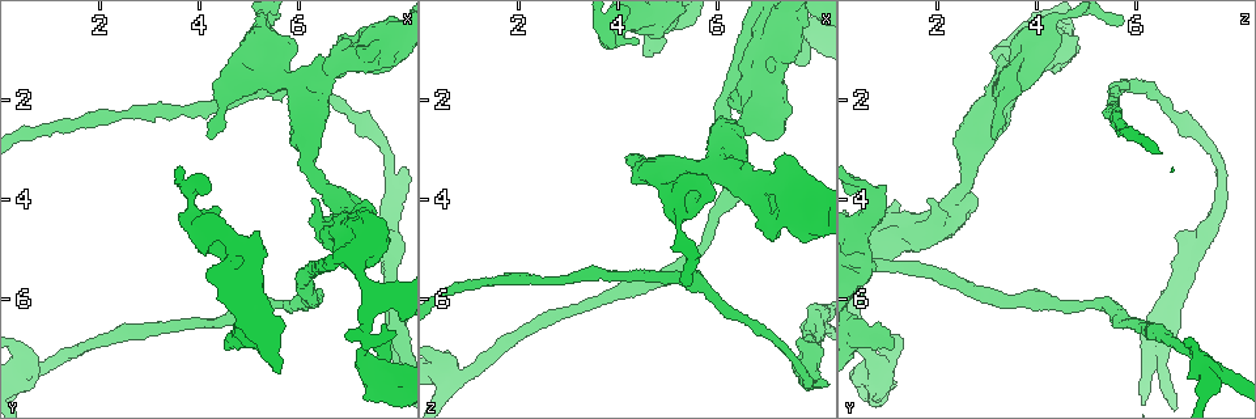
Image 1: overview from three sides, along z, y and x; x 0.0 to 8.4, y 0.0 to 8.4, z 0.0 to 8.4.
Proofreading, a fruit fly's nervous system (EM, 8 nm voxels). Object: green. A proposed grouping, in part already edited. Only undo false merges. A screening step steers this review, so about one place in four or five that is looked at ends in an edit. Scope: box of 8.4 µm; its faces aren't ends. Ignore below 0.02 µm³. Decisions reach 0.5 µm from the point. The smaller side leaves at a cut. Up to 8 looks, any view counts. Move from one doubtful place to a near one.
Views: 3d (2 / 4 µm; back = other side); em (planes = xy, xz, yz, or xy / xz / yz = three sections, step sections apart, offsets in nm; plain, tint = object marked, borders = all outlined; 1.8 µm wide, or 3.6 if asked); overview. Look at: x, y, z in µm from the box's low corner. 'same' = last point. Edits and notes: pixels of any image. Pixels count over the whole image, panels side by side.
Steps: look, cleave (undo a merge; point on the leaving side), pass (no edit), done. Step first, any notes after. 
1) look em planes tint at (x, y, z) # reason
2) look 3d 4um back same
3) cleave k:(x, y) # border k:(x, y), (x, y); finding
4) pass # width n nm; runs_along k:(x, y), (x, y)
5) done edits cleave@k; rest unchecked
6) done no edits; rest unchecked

look em planes tint at (3.80, 4.35, 0.65) # sharp bend

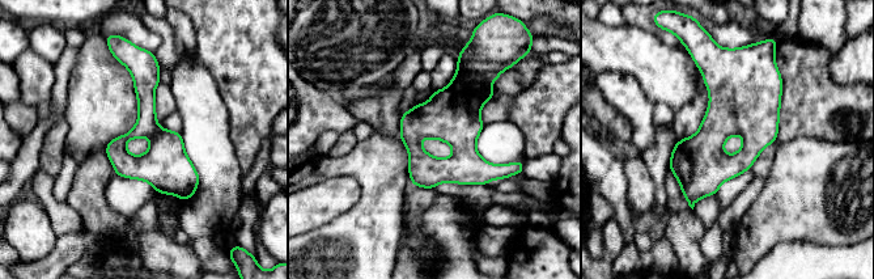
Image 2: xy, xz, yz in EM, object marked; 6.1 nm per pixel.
pass # width 220 nm; runs_along 2:(135, 63), (147, 125), (185, 197); one neuron here

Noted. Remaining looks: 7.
look em planes plain at (7.30, 7.35, 0.80) # abrupt turn

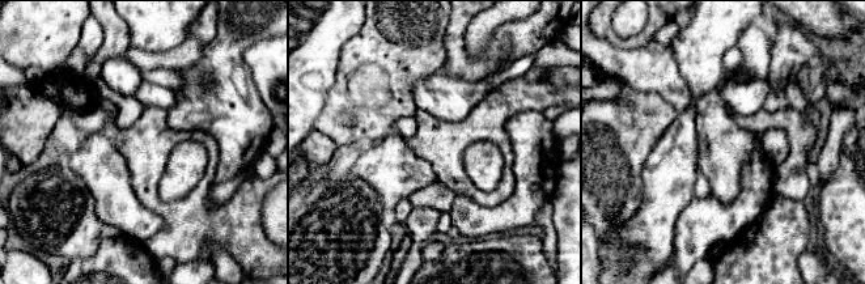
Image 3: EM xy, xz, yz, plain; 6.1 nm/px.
look em planes tint same # with the object marked

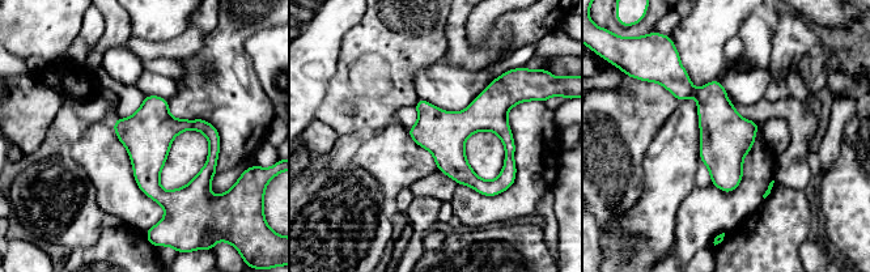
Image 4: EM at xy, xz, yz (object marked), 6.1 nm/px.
pass # all the same neuron

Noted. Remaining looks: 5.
look 3d 4um back at (6.60, 1.55, 3.50) # side arm on a straight run

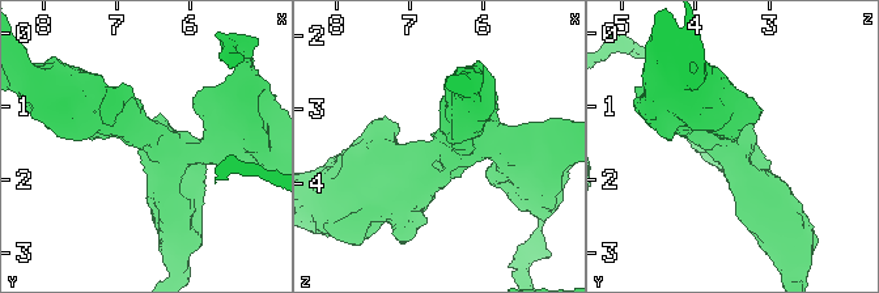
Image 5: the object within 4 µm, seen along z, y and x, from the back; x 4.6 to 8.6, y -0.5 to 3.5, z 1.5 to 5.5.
look em xz step 4 tint at (6.55, 1.55, 3.55) # arms 3; arm_widths 200, 280, 360 nm; now the EM

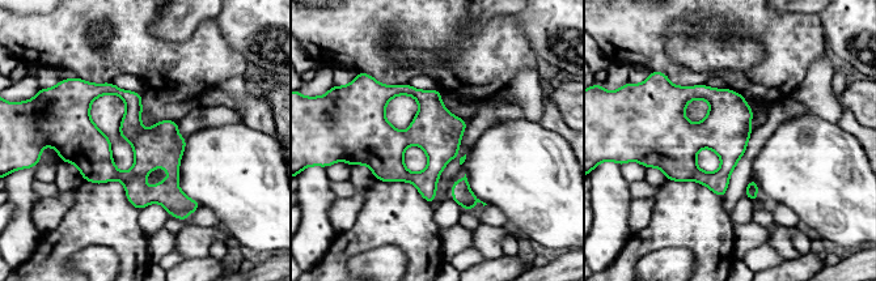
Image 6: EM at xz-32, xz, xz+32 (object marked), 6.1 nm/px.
pass # width 260 nm; runs_along 6:(66, 136), (143, 195), (191, 203); continuous, no second neuron

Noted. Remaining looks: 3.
done no edits; rest unchecked

